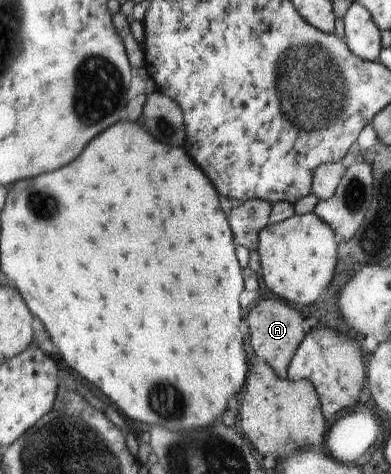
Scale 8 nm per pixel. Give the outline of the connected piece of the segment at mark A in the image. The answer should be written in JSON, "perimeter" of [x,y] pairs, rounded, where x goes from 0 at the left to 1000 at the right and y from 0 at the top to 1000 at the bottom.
{"perimeter":[[[670,631],[655,635],[655,646],[634,660],[634,686],[639,700],[639,728],[645,728],[660,759],[696,772],[711,795],[737,795],[737,770],[762,736],[762,728],[777,719],[783,703],[772,686],[783,679],[767,658],[711,631]]]}

